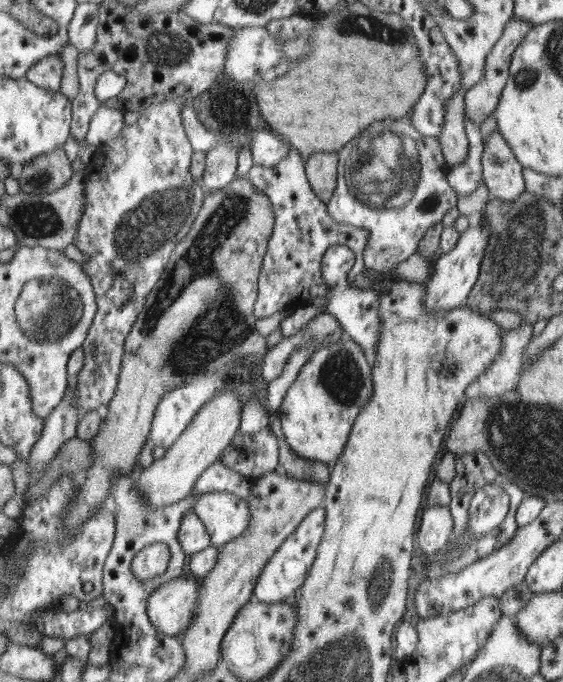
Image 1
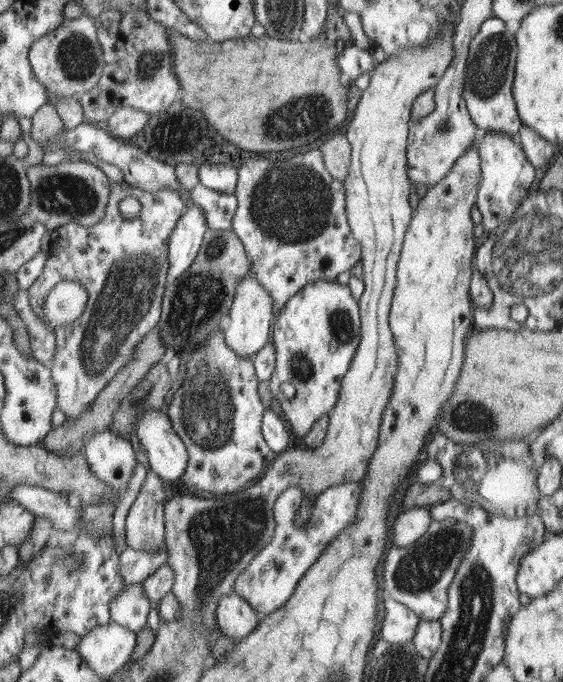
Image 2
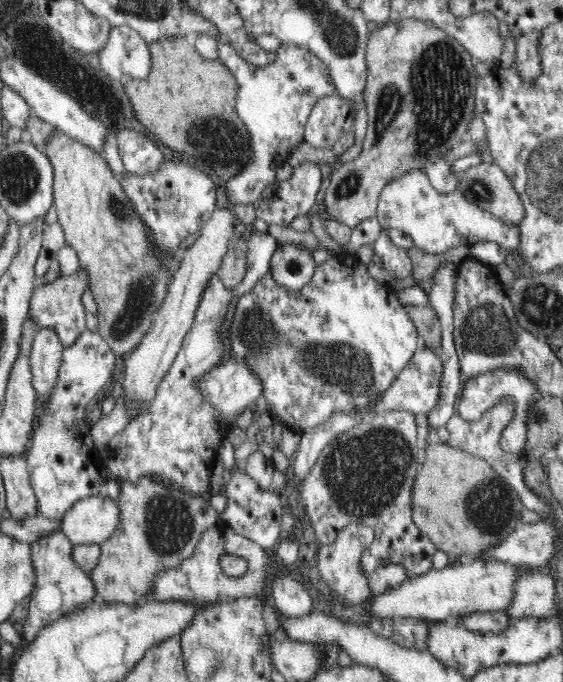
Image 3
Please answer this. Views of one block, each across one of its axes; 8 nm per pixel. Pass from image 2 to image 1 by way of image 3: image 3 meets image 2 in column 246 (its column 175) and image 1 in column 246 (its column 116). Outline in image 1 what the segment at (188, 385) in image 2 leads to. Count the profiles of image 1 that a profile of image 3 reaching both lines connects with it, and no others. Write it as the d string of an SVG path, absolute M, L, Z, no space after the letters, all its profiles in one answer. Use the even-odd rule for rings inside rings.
M269 427L251 435L237 436L218 458L224 466L250 477L279 470L279 439Z

